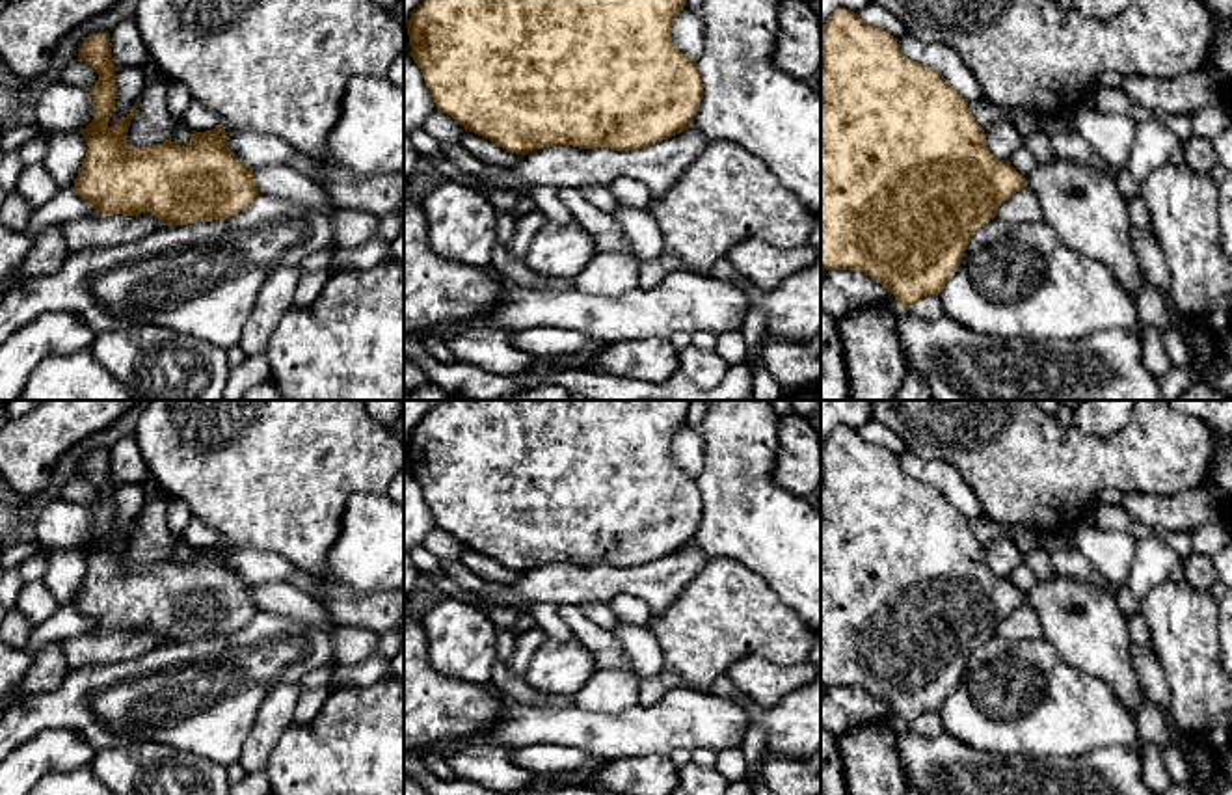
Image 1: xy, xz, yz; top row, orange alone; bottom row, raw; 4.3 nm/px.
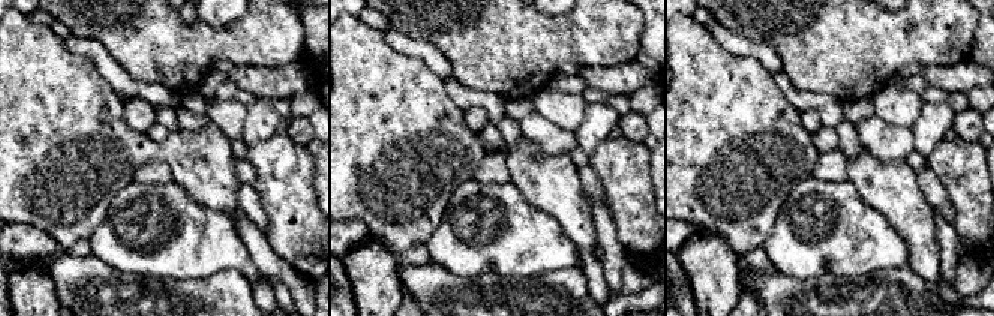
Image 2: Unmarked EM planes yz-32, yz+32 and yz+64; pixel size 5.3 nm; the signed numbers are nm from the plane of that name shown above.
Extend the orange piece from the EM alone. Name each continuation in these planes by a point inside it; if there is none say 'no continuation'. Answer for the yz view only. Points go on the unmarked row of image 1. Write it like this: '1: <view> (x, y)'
1: yz (1085, 624)

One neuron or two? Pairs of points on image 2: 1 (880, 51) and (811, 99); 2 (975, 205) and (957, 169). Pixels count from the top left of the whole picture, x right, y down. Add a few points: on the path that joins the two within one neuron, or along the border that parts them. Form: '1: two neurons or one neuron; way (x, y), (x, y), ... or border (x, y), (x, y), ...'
1: two neurons; border (789, 77), (796, 89), (823, 92), (841, 104)
2: one neuron; way (970, 196), (964, 175)

